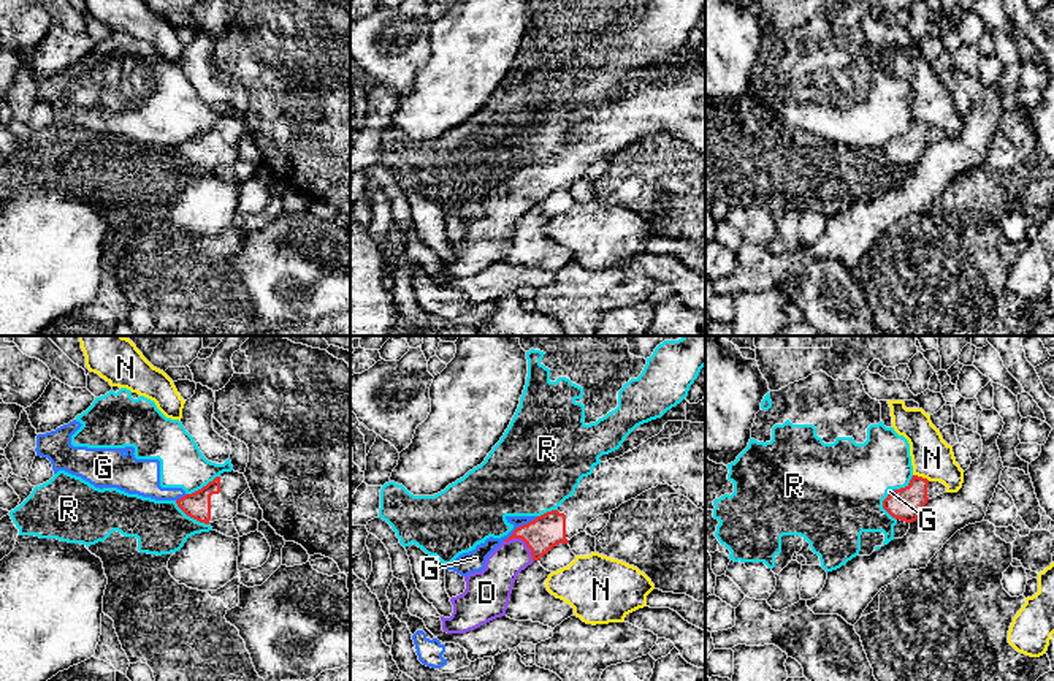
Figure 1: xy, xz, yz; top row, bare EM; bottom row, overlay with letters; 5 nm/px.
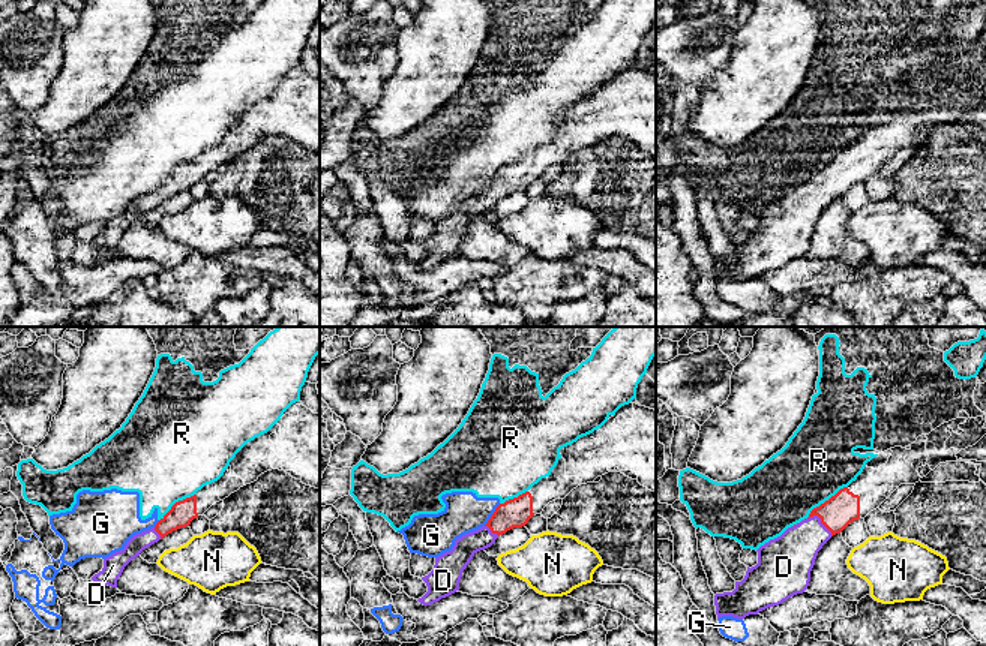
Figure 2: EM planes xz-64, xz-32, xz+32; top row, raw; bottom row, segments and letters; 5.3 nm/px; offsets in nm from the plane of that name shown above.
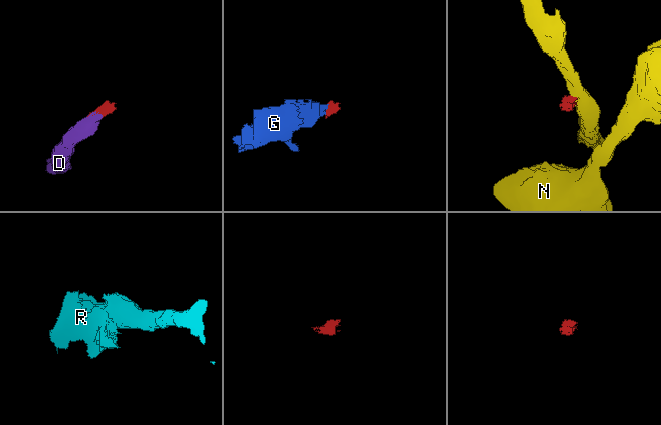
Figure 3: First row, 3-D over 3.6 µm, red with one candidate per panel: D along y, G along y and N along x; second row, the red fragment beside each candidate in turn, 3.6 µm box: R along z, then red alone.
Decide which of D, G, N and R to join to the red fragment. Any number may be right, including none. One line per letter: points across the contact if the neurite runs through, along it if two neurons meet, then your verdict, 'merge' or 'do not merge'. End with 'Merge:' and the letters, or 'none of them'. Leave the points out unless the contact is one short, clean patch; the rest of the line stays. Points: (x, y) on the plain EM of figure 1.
D: runs through xz (549, 175), (533, 186), (523, 186), (501, 213), (496, 225); merge
G: border along xz (538, 162), (520, 170), (503, 186); do not merge
N: border along yz (913, 119), (929, 125); do not merge
R: do not merge
Merge: D

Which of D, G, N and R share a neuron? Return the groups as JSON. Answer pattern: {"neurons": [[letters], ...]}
{"neurons": [["D"], ["G", "R"], ["N"]]}

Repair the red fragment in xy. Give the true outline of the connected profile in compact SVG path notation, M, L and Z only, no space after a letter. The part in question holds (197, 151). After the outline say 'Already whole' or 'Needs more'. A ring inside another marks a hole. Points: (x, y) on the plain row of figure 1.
M223 117L201 135L178 144L178 152L190 163L209 169L231 166L238 158L238 144L249 133L244 119Z. Needs more

